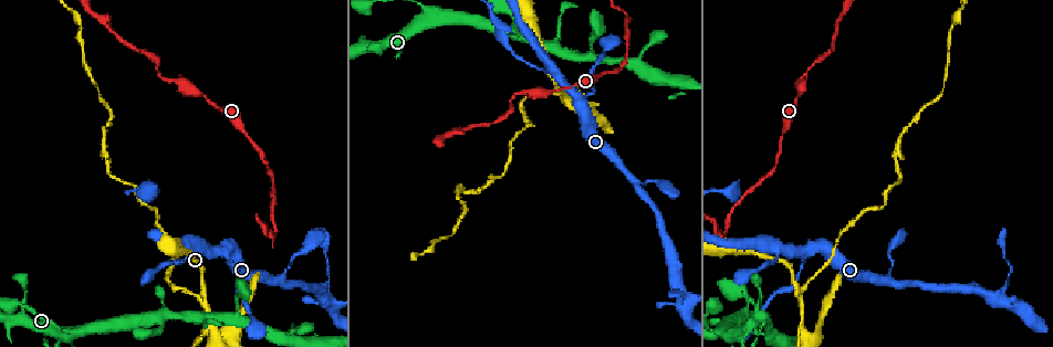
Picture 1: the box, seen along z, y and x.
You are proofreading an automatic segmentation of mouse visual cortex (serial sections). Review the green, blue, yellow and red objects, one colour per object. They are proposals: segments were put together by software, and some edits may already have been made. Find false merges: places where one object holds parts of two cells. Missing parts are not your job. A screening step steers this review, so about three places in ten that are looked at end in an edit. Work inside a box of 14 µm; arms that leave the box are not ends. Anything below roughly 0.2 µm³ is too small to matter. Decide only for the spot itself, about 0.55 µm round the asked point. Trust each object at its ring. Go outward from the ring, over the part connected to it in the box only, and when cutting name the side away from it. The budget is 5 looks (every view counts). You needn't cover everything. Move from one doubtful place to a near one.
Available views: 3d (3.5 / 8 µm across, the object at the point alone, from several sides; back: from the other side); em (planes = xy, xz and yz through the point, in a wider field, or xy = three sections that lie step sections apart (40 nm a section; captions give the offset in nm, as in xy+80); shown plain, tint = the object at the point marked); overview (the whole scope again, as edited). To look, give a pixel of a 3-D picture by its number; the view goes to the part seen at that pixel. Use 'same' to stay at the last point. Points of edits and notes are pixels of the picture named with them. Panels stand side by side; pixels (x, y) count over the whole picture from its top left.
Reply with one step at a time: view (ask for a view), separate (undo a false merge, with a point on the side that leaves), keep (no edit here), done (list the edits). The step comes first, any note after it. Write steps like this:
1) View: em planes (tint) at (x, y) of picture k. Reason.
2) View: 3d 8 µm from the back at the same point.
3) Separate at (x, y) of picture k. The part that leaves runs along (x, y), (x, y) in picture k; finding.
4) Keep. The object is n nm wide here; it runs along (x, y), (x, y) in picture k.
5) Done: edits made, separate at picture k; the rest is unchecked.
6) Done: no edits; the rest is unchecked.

View: 3d 3.5 µm at (593, 91) of picture 1. Narrows sharply.

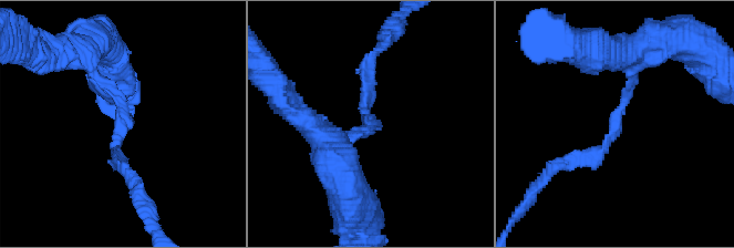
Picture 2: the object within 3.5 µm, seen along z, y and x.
View: em xy step 5 (tint) at (122, 108) of picture 2. The arms are 200, 250 nm wide.

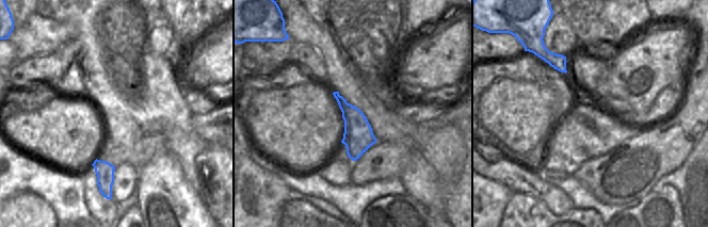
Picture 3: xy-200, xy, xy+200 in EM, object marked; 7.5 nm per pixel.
View: em xy step 1 (tint) at the same point.

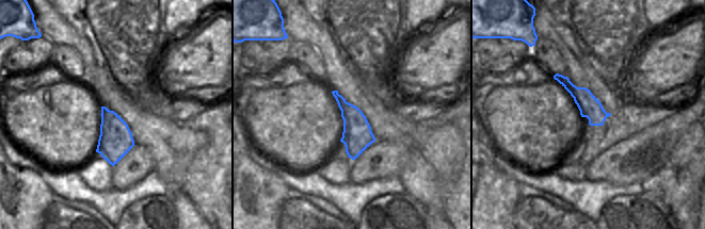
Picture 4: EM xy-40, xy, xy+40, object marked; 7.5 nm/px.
Keep. It runs along (643, 47), (612, 135), (581, 158) in picture 2; continuous, no second cell.

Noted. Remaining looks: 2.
View: 3d 3.5 µm at (802, 302) of picture 1. Three-way junction.

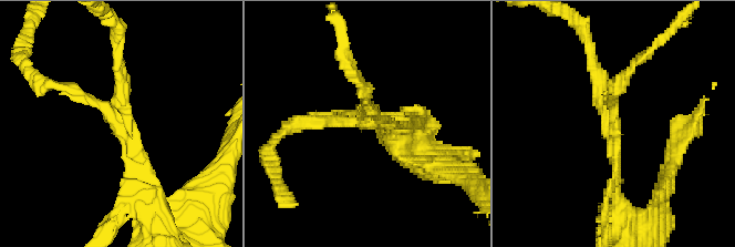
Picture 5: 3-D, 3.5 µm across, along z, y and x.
View: em xy step 3 (tint) at (612, 126) of picture 5. 3 arms meet here; the arms are 150, 150, 200 nm wide.

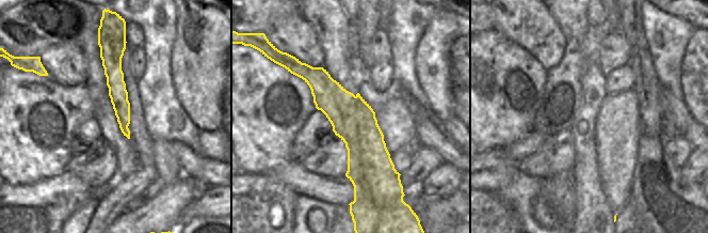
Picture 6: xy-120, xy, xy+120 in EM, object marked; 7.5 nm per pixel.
Separate at (335, 114) of picture 5. Two cells meet here.

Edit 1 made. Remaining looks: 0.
Done: edits made, separate at picture 5; the rest is unchecked.

